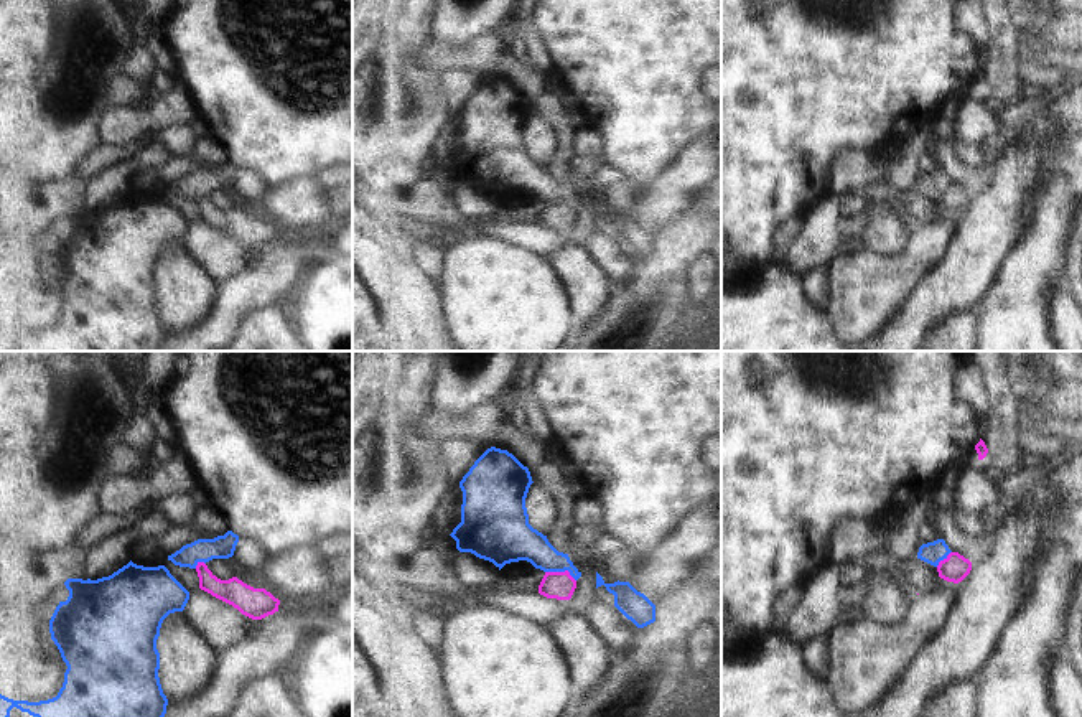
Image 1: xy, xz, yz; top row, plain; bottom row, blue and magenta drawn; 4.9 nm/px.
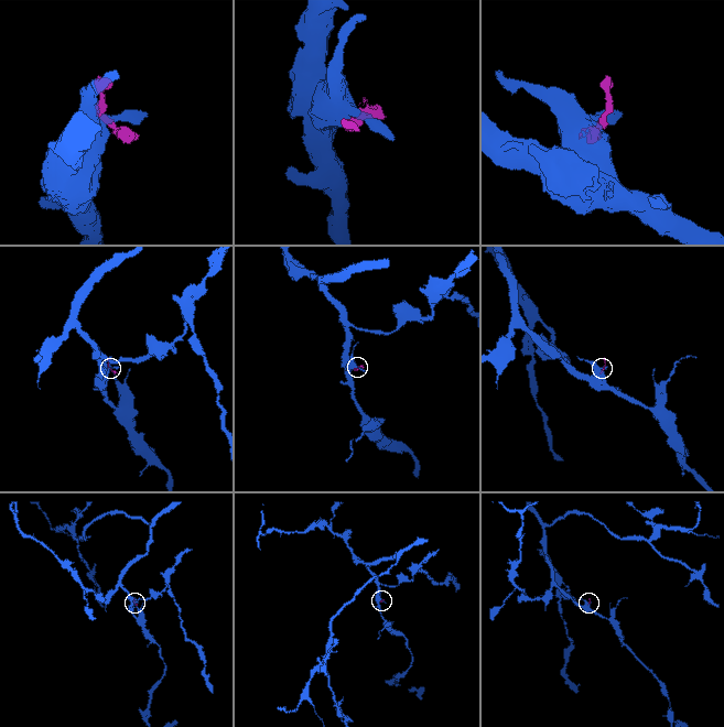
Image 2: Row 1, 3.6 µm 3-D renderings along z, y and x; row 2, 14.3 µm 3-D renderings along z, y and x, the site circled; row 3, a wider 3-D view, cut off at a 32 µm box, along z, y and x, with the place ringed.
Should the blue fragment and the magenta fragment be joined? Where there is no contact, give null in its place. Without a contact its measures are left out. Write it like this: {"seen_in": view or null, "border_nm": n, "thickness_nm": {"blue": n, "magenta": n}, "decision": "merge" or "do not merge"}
{"seen_in": "xz", "border_nm": 160, "thickness_nm": {"blue": 180, "magenta": 140}, "decision": "do not merge"}

